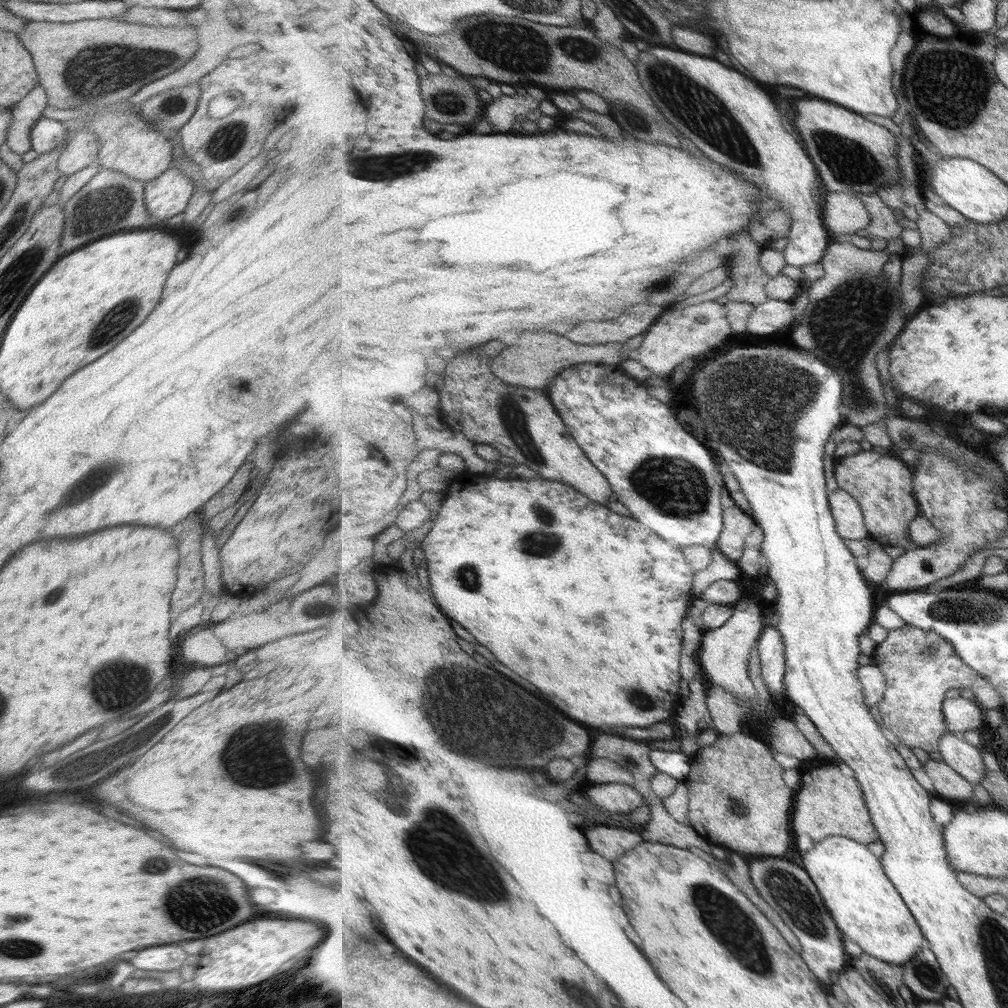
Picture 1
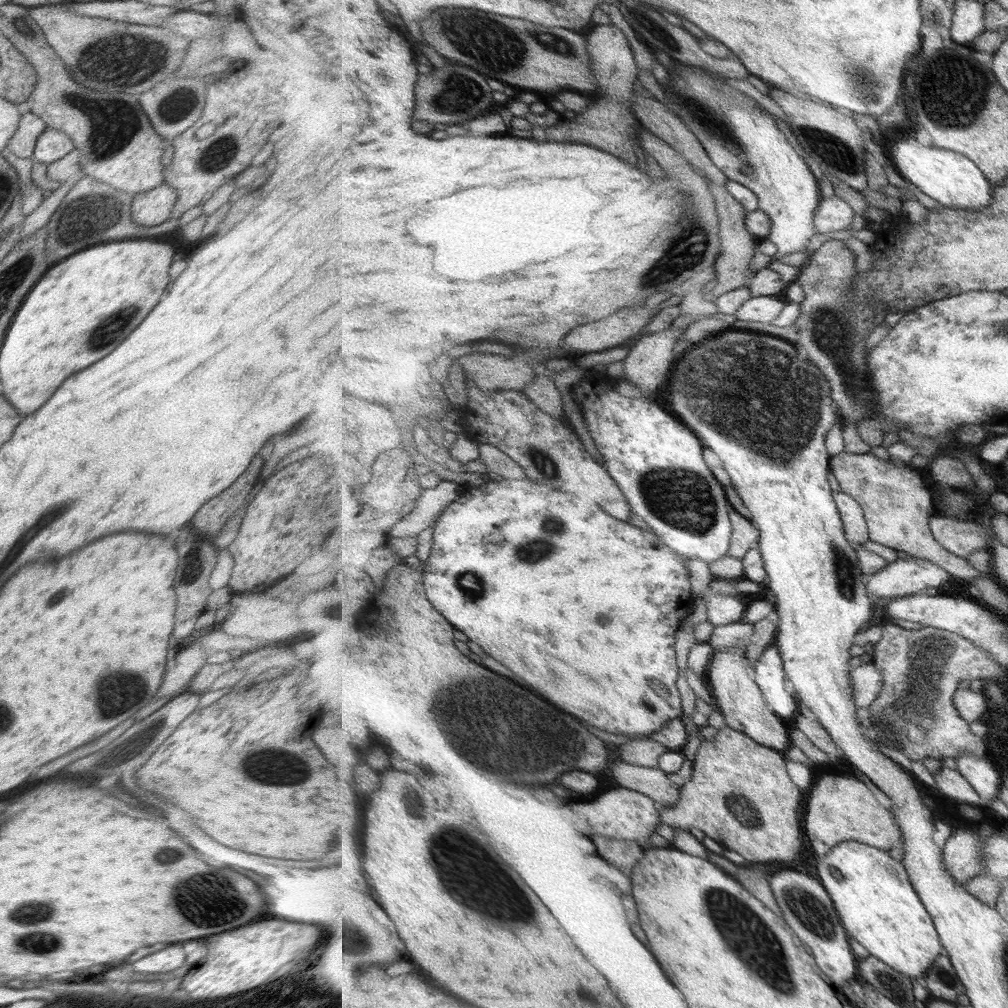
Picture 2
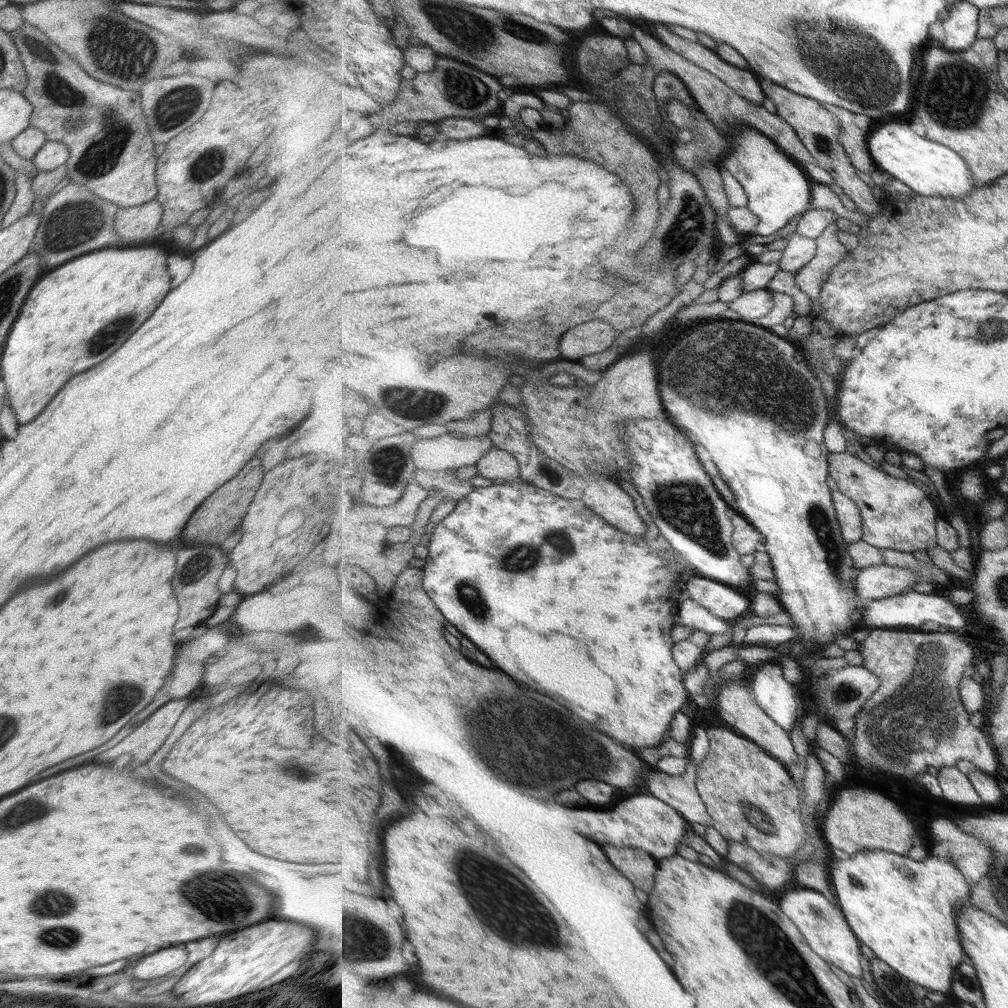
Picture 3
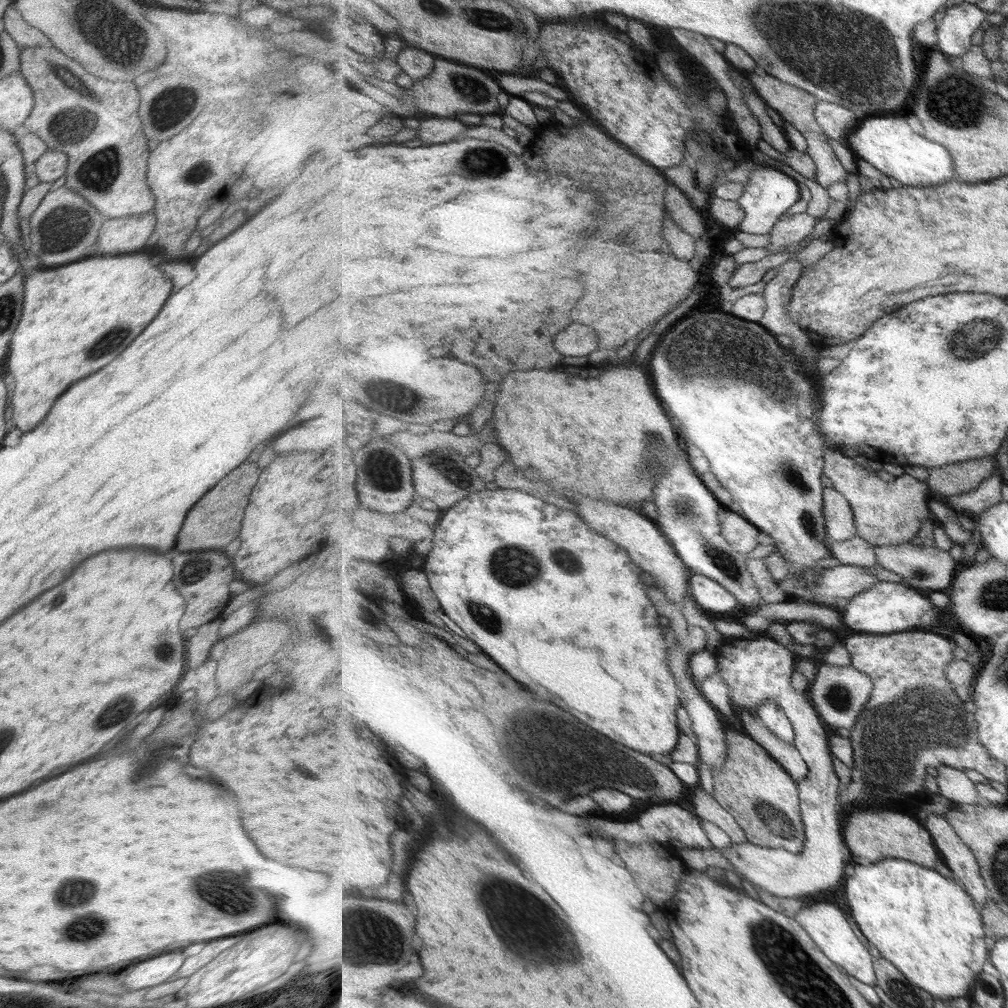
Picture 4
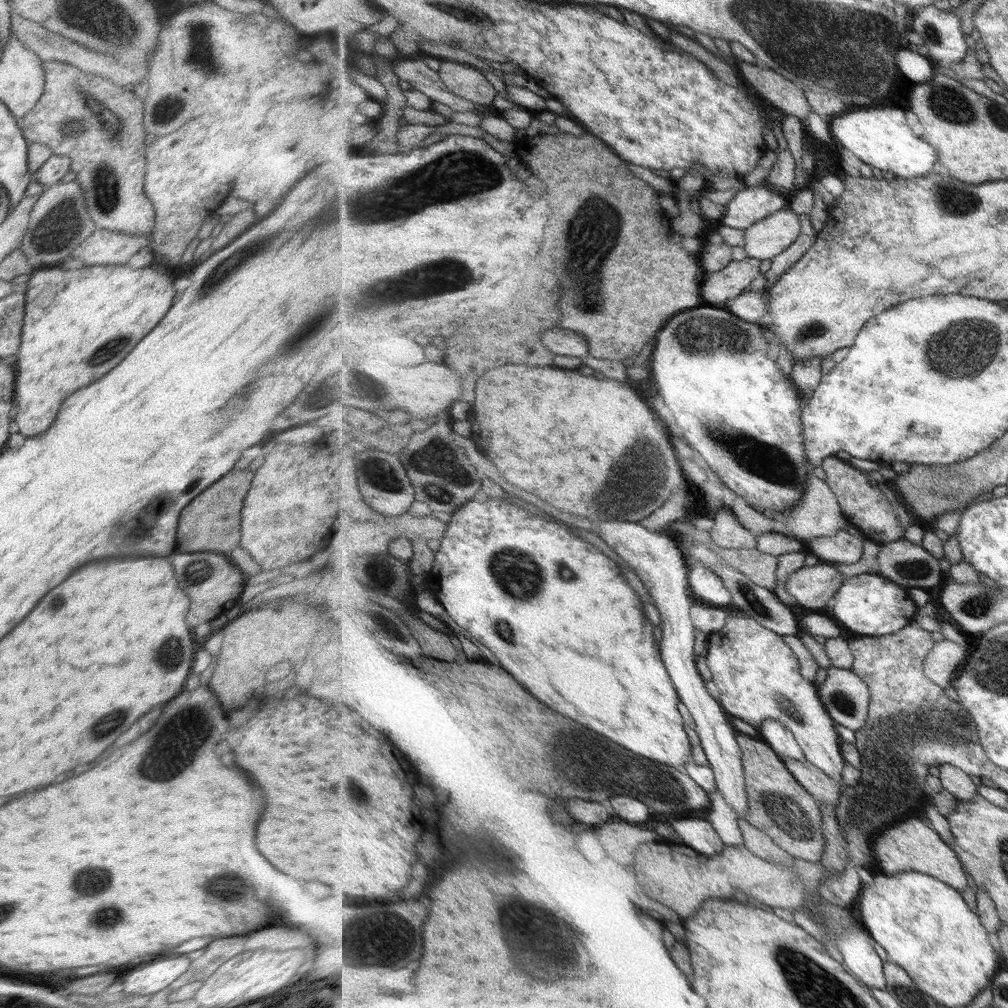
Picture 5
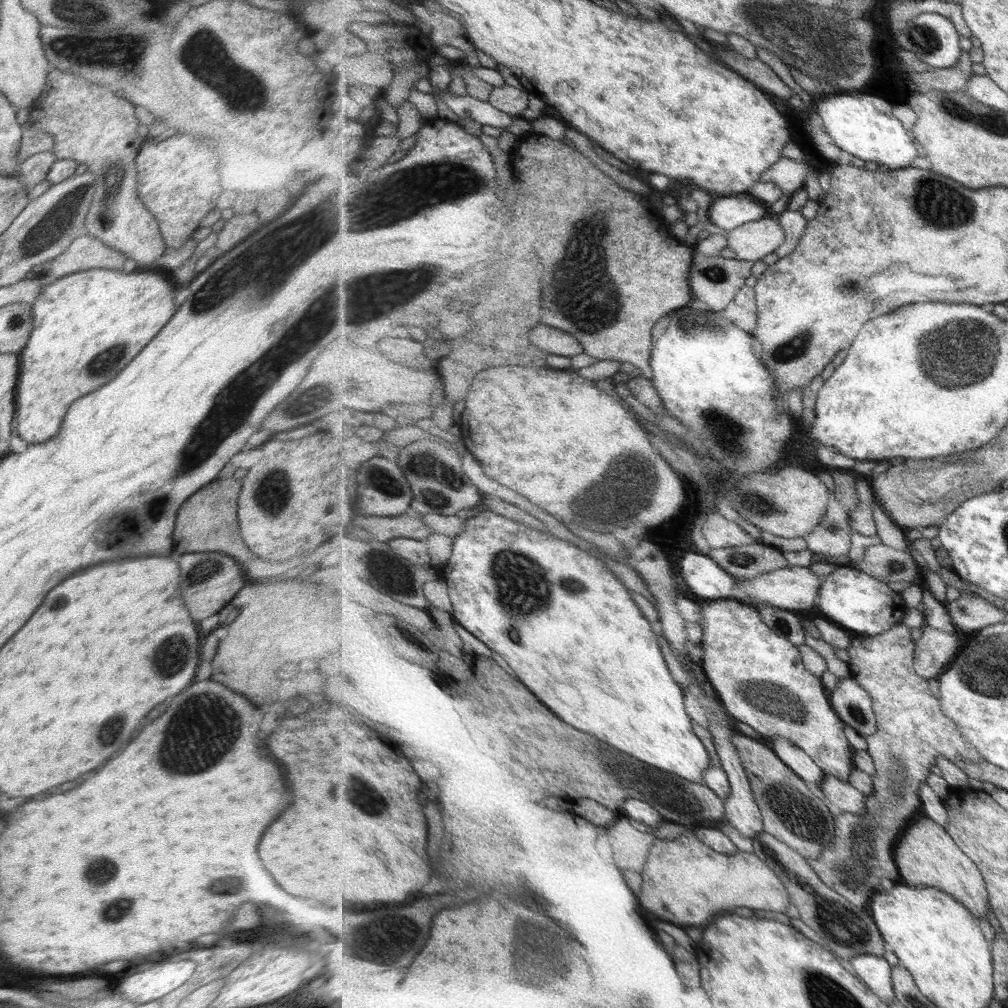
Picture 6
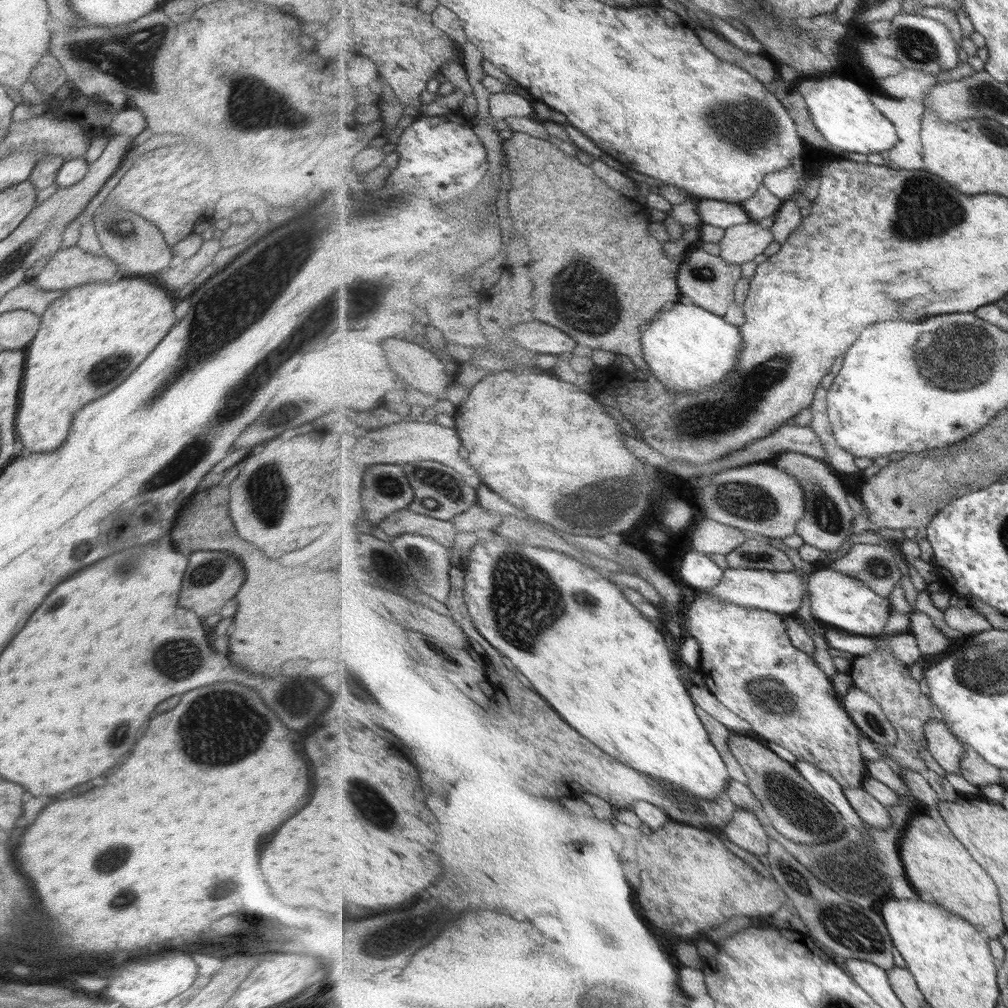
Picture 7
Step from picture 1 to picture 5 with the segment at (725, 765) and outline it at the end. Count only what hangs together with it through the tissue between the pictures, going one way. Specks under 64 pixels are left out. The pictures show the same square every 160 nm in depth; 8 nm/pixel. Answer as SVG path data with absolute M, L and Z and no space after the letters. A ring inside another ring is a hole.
M742 733L737 734L737 740L743 751L749 803L744 819L768 834L785 852L809 862L821 860L826 842L820 802L801 786L788 766L785 766L782 757L767 742Z

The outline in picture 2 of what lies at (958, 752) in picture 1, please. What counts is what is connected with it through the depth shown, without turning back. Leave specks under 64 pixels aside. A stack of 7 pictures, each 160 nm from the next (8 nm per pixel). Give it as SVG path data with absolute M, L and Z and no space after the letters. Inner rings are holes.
M965 751L957 755L955 762L958 770L975 787L984 803L998 798L1001 788L1001 776L985 756Z

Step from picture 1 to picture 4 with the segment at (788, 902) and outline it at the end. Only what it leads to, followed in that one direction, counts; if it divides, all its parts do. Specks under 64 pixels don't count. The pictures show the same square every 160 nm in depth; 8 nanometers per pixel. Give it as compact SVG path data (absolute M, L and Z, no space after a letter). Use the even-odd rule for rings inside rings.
M812 902L805 908L801 908L799 914L795 915L796 920L811 935L811 938L820 946L821 951L827 955L835 964L857 980L869 986L875 986L877 982L876 967L874 957L871 952L863 946L863 942L855 936L855 930L851 924L845 920L845 913L837 906L829 902Z

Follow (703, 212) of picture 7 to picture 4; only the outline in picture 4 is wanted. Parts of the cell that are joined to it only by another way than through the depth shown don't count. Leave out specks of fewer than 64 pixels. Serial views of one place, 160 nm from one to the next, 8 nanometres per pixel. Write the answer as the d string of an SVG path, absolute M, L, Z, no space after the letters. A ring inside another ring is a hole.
M769 165L757 167L749 175L748 184L745 184L744 187L745 193L738 202L747 216L741 223L739 231L747 232L748 234L767 235L771 233L781 216L787 214L787 210L791 206L795 206L799 200L806 197L806 192L801 189L797 180Z

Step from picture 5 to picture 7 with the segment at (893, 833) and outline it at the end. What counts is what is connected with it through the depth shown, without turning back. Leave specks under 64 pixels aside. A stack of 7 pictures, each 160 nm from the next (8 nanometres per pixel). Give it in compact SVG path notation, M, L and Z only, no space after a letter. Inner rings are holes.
M938 812L912 814L905 836L900 841L900 853L910 884L917 891L926 890L935 902L966 918L991 939L997 939L1007 931L997 883L953 834Z

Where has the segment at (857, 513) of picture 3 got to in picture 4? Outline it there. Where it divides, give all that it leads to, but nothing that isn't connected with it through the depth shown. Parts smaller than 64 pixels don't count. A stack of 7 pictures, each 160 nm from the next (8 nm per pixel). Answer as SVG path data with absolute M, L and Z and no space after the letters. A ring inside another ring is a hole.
M835 487L826 488L824 509L829 540L845 542L858 536L856 514L853 512L852 504L841 491Z

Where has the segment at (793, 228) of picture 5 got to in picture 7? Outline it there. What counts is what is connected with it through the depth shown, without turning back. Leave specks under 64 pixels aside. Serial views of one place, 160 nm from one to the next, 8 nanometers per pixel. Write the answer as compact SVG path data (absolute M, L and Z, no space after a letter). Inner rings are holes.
M755 221L733 226L726 230L726 236L720 242L720 256L731 264L745 264L763 254L775 241L772 230Z

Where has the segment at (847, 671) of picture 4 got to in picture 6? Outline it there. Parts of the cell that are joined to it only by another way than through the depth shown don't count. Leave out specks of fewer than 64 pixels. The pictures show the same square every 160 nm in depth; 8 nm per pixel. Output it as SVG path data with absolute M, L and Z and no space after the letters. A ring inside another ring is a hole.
M853 676L841 679L837 690L829 696L837 715L861 737L866 739L877 732L872 697Z

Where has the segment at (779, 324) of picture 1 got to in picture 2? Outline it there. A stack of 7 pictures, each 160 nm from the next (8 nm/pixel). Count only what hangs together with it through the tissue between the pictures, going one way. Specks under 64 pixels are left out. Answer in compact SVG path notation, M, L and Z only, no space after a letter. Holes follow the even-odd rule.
M757 296L752 297L736 312L739 320L747 320L747 322L763 322L765 324L773 324L779 314L785 310L786 302L782 302L773 296Z

